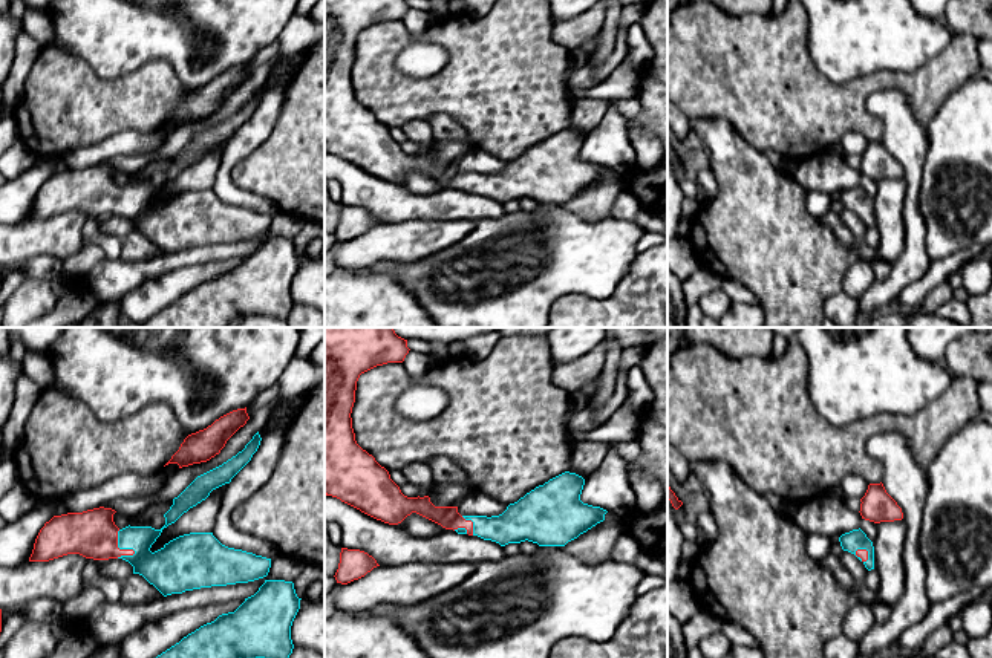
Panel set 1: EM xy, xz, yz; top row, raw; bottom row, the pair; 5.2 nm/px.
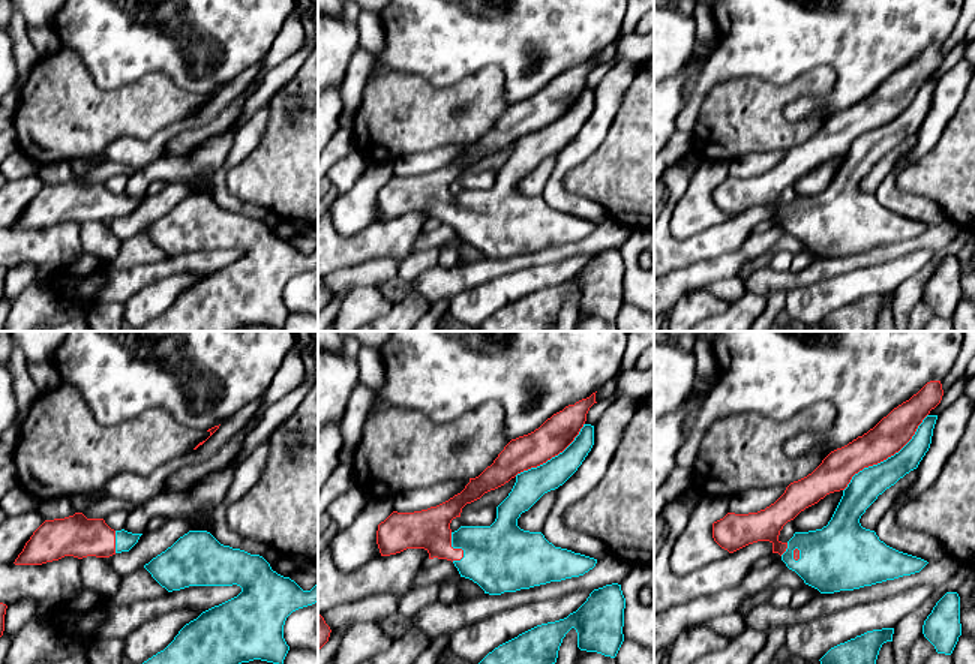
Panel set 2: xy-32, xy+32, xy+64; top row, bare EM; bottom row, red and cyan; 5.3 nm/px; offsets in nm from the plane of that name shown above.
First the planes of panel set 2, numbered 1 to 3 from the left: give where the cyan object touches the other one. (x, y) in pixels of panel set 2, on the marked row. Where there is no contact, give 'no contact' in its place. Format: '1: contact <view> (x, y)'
1: contact xy-32 (114, 541)
2: contact xy+32 (552, 456)
3: contact xy+64 (887, 457)

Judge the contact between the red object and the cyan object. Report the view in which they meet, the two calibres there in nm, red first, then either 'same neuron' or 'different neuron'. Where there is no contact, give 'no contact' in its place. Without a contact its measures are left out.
xy | 260/190 nm | same neuron

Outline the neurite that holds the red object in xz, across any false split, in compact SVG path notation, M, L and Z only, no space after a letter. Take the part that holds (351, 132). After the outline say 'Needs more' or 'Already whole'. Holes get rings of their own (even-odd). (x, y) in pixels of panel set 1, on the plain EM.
M325 0L325 151L360 167L389 182L401 181L416 170L458 191L478 193L505 204L533 199L539 204L565 204L605 178L606 167L580 158L585 136L565 129L536 144L499 173L461 173L458 164L435 164L429 153L407 155L372 112L363 107L352 86L352 64L357 38L361 31L387 20L403 20L409 11L407 0Z. Needs more

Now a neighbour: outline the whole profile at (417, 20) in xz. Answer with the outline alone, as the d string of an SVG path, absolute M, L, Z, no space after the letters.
M409 8L401 21L410 32L418 34L432 26L436 21L436 18L429 11L423 11L419 8Z

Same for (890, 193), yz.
M903 178L876 181L874 226L879 231L879 245L876 248L857 239L840 219L839 210L830 208L822 220L831 230L833 236L847 248L851 248L859 260L883 260L889 266L899 259L905 248L905 181Z

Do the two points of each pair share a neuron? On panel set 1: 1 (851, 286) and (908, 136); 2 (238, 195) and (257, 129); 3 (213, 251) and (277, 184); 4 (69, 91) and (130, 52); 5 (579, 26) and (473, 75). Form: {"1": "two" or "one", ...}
{"1": "two", "2": "one", "3": "two", "4": "two", "5": "two"}

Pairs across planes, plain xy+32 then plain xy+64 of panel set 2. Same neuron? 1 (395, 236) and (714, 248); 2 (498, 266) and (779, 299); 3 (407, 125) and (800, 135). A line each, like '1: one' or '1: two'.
1: one
2: two
3: one

